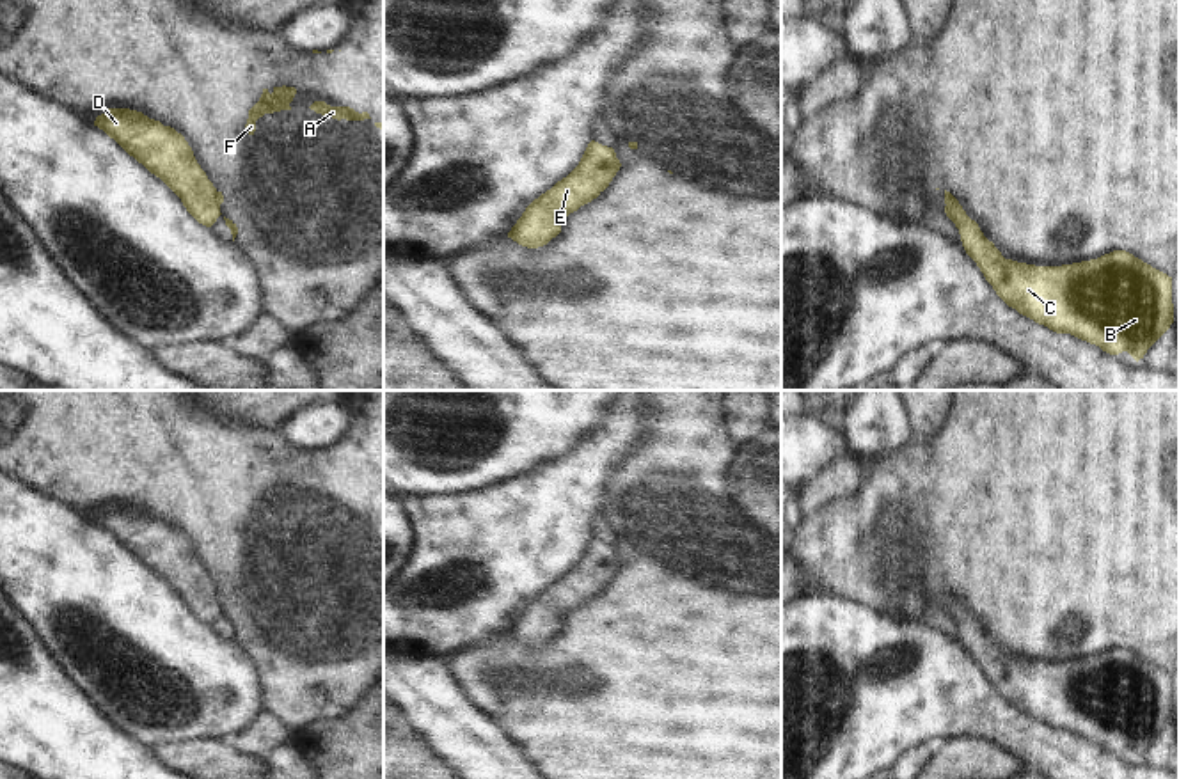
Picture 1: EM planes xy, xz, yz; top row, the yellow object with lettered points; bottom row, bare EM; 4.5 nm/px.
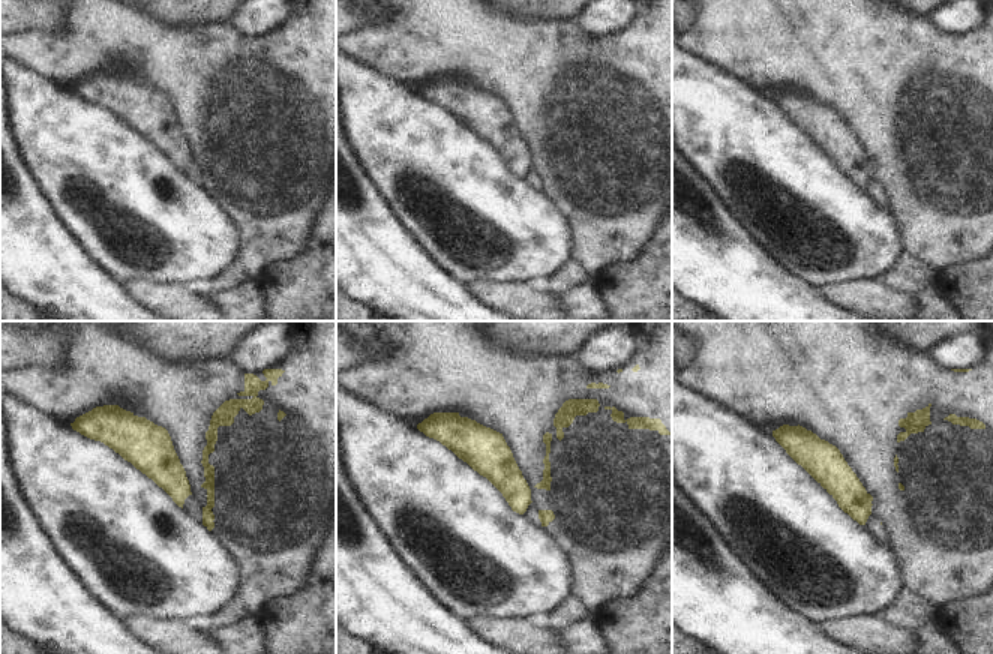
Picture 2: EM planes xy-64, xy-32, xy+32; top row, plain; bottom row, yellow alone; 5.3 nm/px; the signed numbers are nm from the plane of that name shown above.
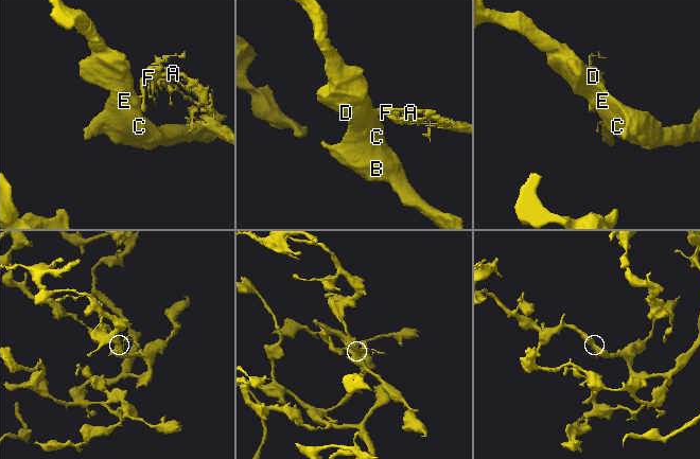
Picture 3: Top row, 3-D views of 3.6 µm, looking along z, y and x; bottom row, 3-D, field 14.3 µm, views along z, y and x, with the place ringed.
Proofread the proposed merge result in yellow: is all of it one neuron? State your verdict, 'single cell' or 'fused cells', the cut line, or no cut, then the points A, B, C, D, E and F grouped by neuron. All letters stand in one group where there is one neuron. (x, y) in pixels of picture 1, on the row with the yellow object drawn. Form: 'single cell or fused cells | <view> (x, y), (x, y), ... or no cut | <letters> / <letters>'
fused cells | xy (215, 192), (219, 204) | A F / B C D E

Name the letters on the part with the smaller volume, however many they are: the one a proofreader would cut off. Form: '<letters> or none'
A, F

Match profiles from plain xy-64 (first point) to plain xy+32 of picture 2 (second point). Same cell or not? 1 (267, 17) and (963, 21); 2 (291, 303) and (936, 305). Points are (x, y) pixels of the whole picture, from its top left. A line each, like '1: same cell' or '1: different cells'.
1: same cell
2: different cells

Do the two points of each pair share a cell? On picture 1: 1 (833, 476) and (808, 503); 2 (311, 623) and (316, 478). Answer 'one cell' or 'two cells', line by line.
1: one cell
2: one cell

